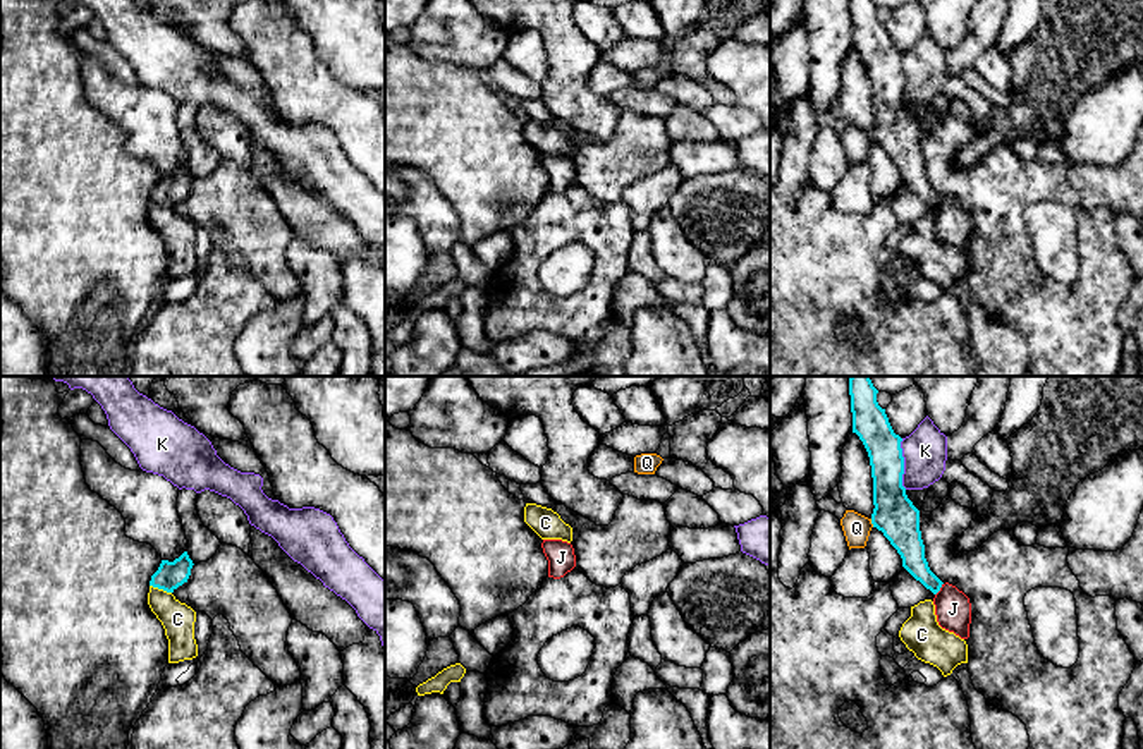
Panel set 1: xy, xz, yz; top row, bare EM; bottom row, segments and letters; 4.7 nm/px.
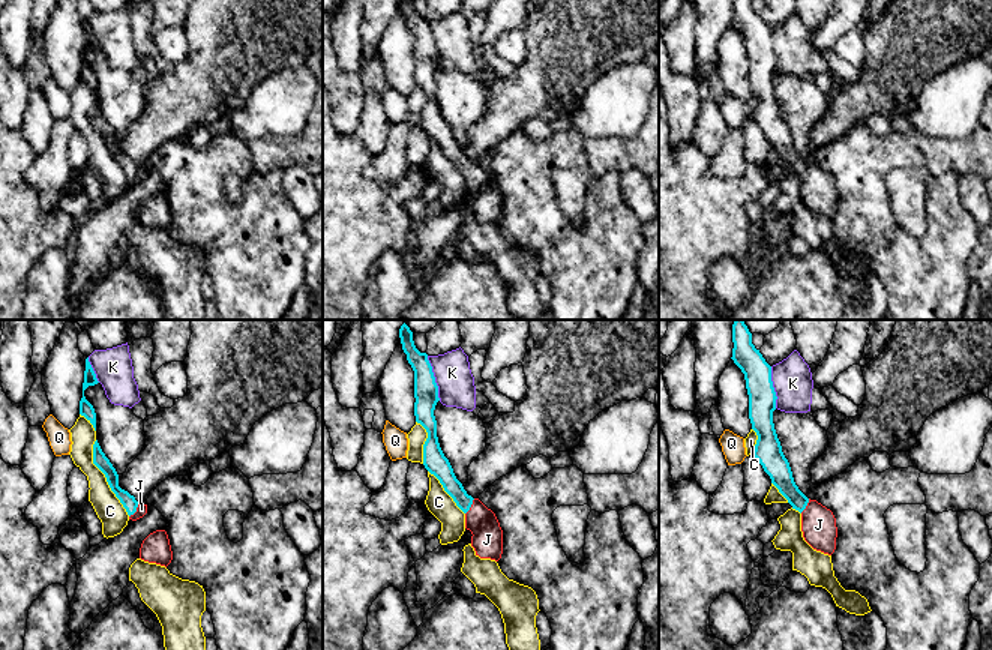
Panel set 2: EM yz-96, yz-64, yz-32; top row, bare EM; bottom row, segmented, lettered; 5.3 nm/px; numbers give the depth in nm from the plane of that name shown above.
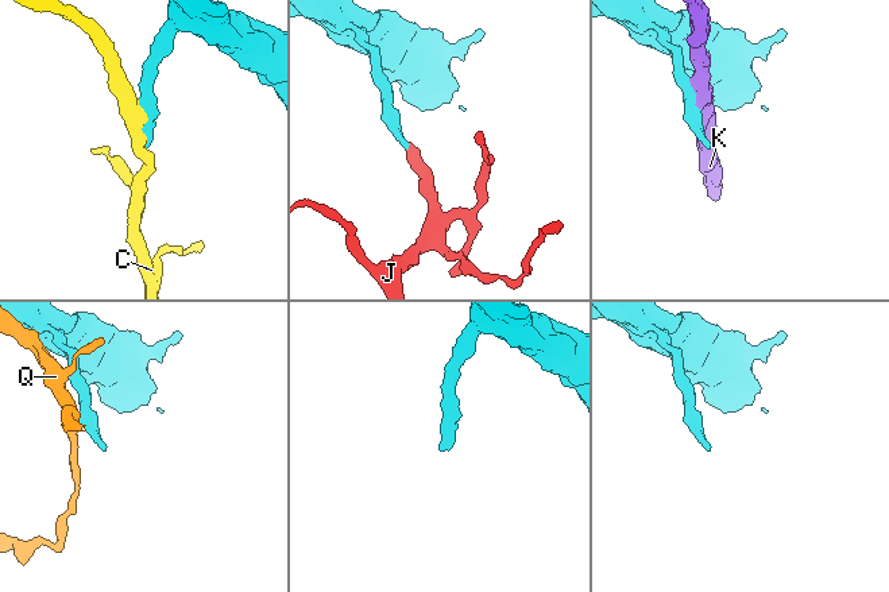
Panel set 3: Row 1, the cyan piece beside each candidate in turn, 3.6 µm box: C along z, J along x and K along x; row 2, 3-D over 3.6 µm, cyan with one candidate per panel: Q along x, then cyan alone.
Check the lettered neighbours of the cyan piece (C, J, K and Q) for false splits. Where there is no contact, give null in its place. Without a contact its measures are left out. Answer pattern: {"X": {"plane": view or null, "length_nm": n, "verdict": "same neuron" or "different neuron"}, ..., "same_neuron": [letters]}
{"C": {"plane": "xy", "length_nm": 110, "verdict": "different neuron"}, "J": {"plane": "yz", "length_nm": 70, "verdict": "same neuron"}, "K": {"plane": "yz", "length_nm": 240, "verdict": "different neuron"}, "Q": {"plane": "yz", "length_nm": 40, "verdict": "different neuron"}, "same_neuron": ["J"]}

